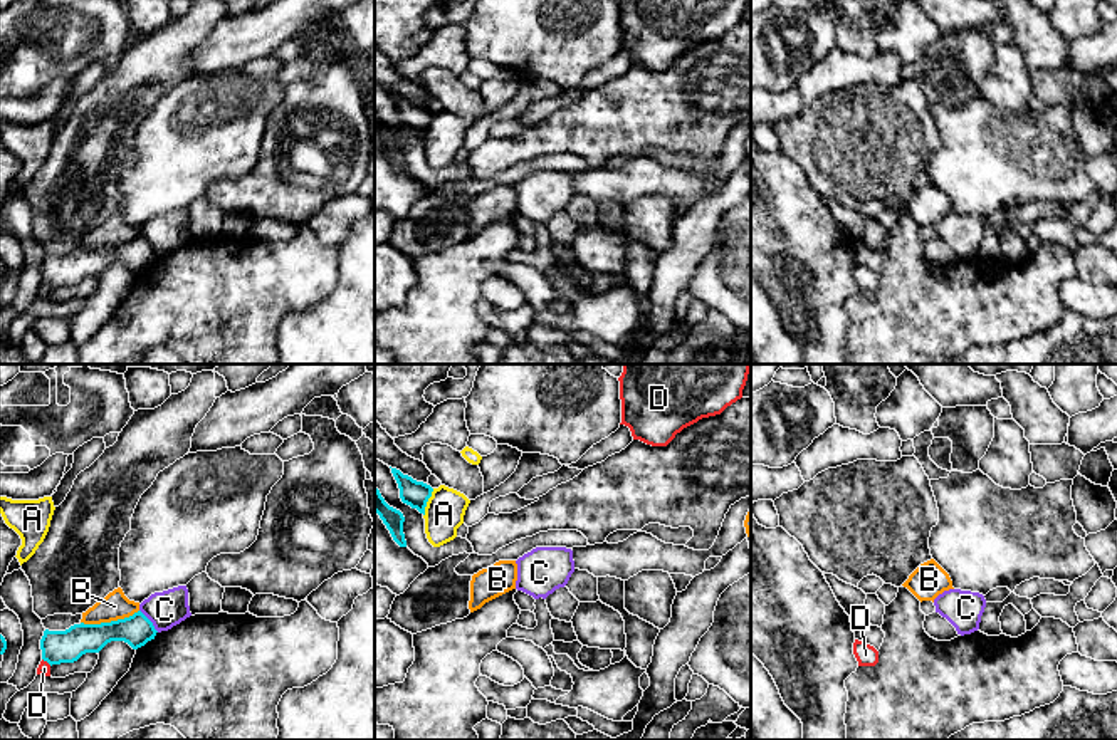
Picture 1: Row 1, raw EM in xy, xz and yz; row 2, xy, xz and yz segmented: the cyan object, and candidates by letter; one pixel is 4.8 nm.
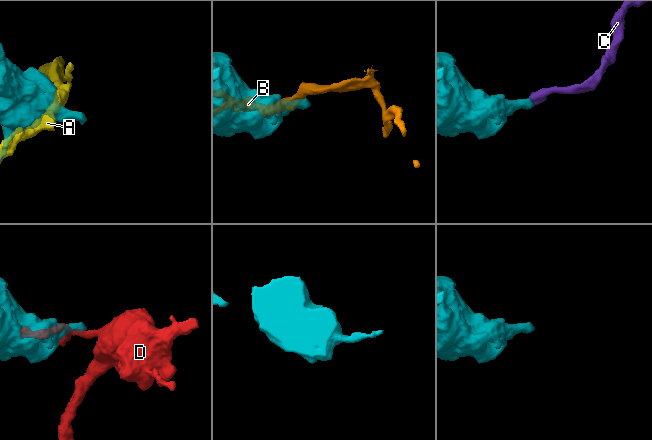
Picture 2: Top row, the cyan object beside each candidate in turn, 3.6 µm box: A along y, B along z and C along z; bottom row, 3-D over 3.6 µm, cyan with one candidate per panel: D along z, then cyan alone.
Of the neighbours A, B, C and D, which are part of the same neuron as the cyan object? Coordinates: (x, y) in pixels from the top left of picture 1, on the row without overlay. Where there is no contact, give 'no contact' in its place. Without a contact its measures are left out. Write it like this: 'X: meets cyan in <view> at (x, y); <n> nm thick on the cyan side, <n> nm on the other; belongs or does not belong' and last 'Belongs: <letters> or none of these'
A: meets cyan in xz at (427, 125); 130 nm thick on the cyan side, 190 nm on the other; does not belong
B: meets cyan in xy at (111, 245); 160 nm thick on the cyan side, 130 nm on the other; does not belong
C: meets cyan in xy at (150, 245); 150 nm thick on the cyan side, 180 nm on the other; does not belong
D: meets cyan in xy at (47, 286); 160 nm thick on the cyan side, 60 nm on the other; does not belong
Belongs: none of these

